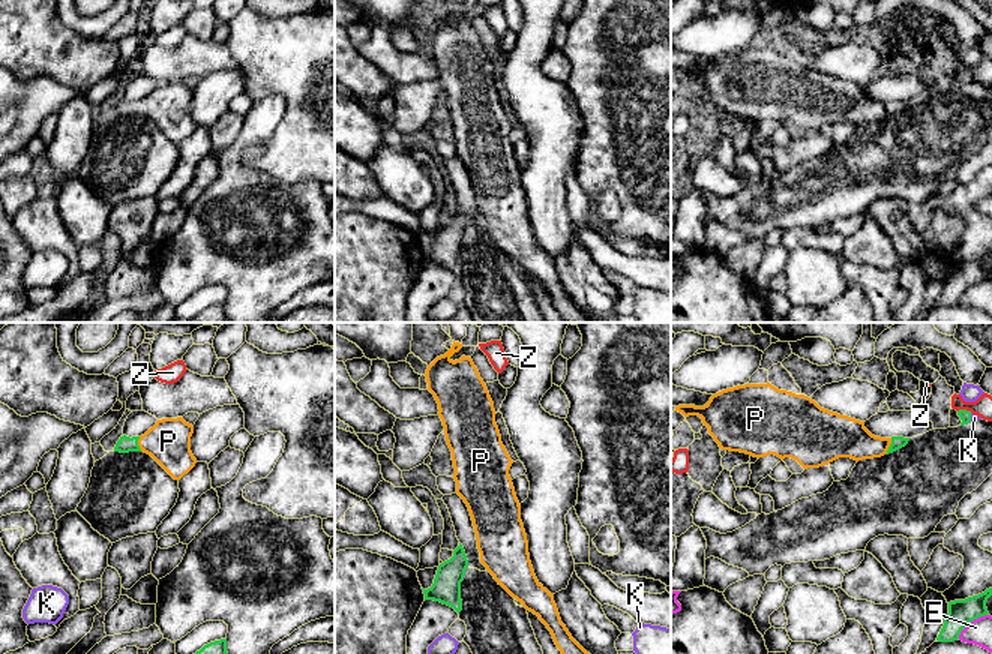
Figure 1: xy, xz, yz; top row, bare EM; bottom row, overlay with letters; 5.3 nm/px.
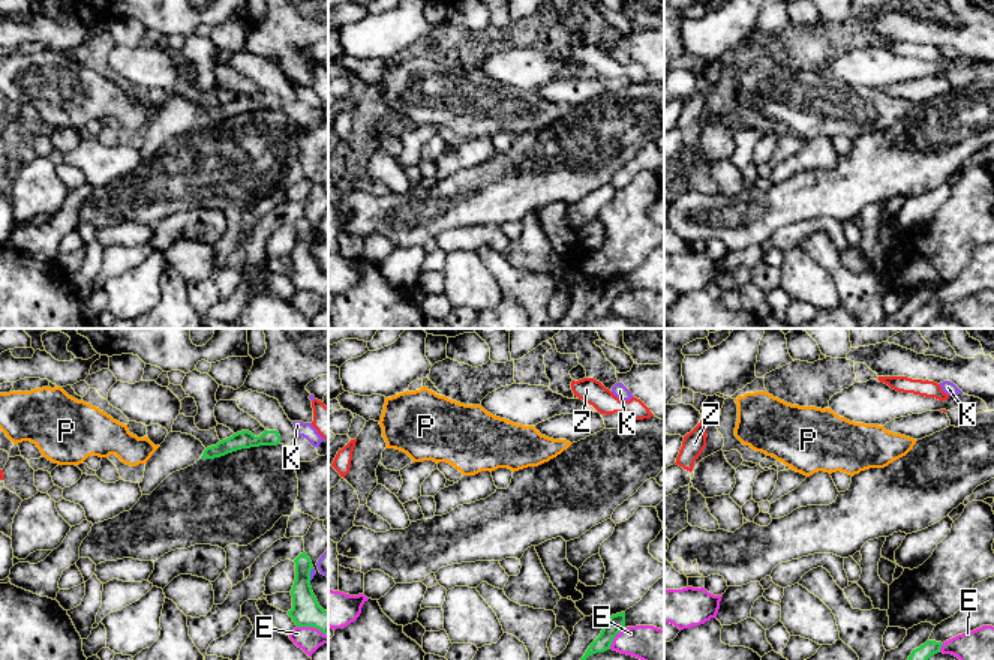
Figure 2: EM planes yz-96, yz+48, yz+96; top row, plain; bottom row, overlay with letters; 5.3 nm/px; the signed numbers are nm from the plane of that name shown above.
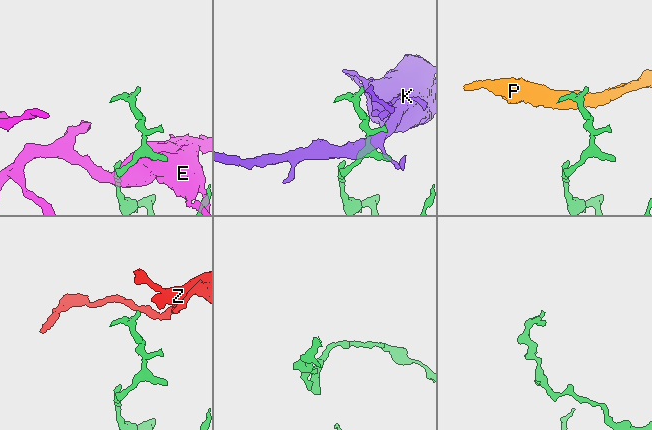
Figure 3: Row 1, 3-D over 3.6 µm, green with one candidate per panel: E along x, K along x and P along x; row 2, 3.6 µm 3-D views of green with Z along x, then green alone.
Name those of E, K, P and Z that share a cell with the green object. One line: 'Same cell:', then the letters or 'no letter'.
Same cell: P

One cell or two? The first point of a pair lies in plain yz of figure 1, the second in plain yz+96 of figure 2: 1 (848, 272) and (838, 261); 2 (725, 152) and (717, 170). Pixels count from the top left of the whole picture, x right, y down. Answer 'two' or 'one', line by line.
1: one
2: one

